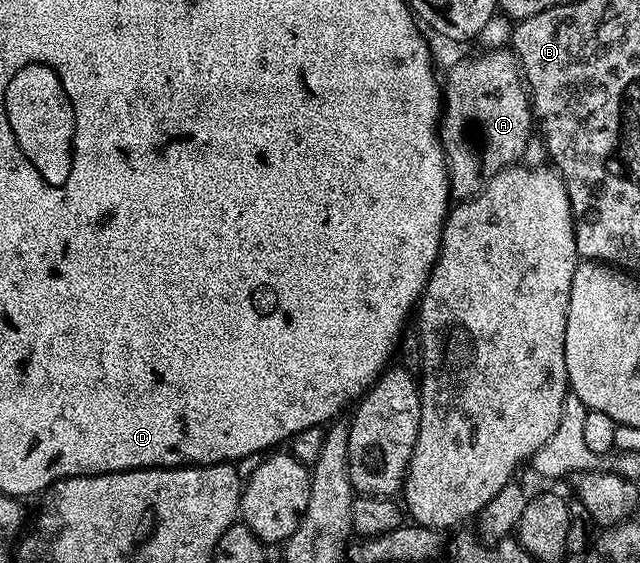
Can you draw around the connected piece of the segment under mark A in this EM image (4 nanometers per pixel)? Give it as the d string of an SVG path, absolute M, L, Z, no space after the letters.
M509 48L479 52L479 57L458 61L444 77L444 108L440 118L442 149L446 153L446 174L450 180L450 196L458 201L475 197L502 169L509 169L521 158L532 136L532 110L526 82L518 67L518 59Z

